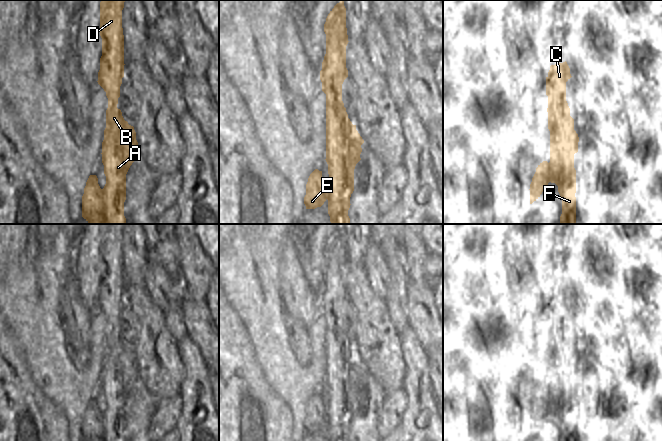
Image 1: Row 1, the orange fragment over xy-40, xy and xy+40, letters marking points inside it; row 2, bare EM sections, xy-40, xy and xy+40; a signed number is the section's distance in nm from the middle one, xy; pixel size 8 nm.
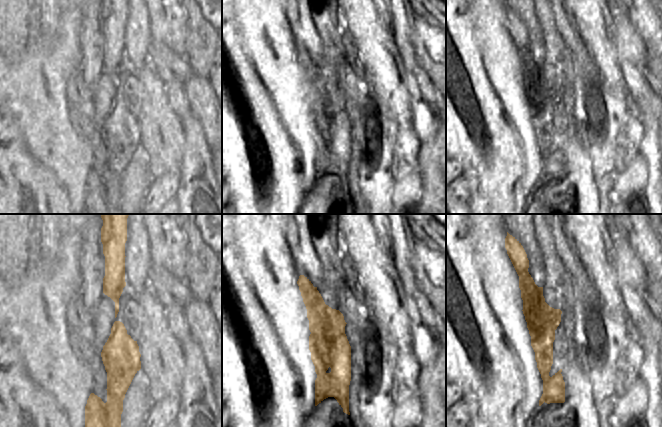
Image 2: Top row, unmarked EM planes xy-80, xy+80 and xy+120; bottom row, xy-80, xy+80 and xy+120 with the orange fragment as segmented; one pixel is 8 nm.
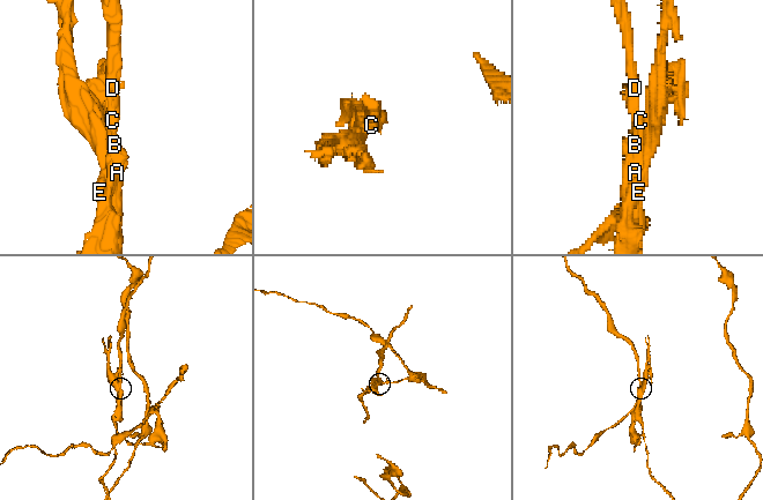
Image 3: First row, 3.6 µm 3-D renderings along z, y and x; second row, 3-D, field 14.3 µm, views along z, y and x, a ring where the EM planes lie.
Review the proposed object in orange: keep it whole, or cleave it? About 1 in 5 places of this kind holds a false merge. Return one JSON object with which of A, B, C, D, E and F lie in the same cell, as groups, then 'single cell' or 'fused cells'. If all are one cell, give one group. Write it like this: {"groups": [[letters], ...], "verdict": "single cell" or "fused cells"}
{"groups": [["A", "B", "E", "F"], ["C", "D"]], "verdict": "fused cells"}

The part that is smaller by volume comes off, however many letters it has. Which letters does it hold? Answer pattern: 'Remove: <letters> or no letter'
Remove: C, D

